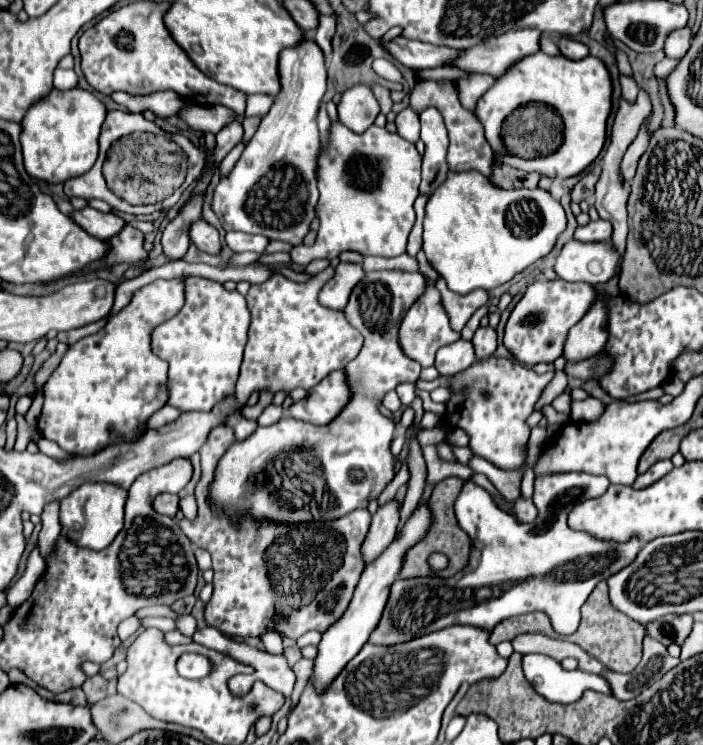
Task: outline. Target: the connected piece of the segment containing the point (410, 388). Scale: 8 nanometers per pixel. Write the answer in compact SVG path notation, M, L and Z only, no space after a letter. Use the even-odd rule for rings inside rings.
M401 384L397 388L397 394L399 394L399 400L403 406L409 406L413 400L415 400L415 384Z

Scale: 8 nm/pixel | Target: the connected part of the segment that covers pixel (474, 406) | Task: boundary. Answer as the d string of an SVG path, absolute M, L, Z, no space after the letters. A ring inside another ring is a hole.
M491 356L487 360L479 360L449 380L451 398L445 402L443 422L469 434L469 448L475 452L475 456L481 456L503 470L515 470L525 460L525 444L529 440L525 420L533 412L539 394L545 390L551 378L553 372L537 374L509 358Z

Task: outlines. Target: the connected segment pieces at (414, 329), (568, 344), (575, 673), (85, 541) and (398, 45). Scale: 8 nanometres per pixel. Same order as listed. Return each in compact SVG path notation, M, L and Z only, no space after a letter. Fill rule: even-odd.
M425 278L425 292L409 308L409 312L405 314L405 318L399 326L399 346L405 356L409 356L411 360L417 360L423 368L427 368L427 366L433 366L435 352L441 346L453 344L455 340L459 340L459 334L449 326L449 318L447 318L443 304L441 304L441 294L435 288L435 280Z
M595 302L593 308L583 316L579 324L569 330L563 346L563 356L567 362L583 362L593 358L605 346L607 334L607 310L603 302Z
M527 654L522 657L522 668L529 684L547 702L573 704L585 690L609 692L605 678L587 674L583 670L565 670L557 660L541 655Z
M84 483L75 492L71 492L67 500L61 500L61 534L83 548L107 548L123 528L123 508L127 495L127 490L114 484Z
M395 36L395 40L383 44L383 48L403 66L411 70L423 70L423 68L437 68L445 66L451 58L459 54L459 50L453 48L439 48L433 44L425 44L419 40L407 40L405 36Z

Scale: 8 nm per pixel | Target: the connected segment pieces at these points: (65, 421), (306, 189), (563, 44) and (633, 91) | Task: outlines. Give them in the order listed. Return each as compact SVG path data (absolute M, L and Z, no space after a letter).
M181 278L155 280L135 290L131 302L117 314L111 314L107 318L107 324L97 334L85 336L79 342L71 344L59 366L43 386L43 410L37 424L43 438L57 442L63 450L77 456L91 456L103 446L137 438L145 430L143 422L167 404L167 392L163 388L167 380L167 362L151 352L151 332L167 318L173 318L183 308L183 304L185 288Z
M305 34L303 42L285 48L279 54L279 80L281 80L281 90L275 96L269 114L263 118L255 136L247 142L247 148L241 154L239 162L215 186L211 210L217 214L225 232L239 230L245 234L263 234L269 240L283 240L297 246L303 242L305 234L309 232L309 224L315 218L315 206L319 200L317 182L315 182L315 166L319 154L317 110L325 94L325 80L327 80L325 56L309 34Z
M561 36L557 40L557 46L559 46L559 52L563 56L571 58L571 60L581 60L581 58L585 58L589 54L589 50L587 50L585 44L581 44L581 42L573 40L573 38L567 38L567 36Z
M621 74L621 76L619 76L619 84L621 84L621 96L623 96L625 100L631 100L631 102L633 102L633 100L637 98L637 92L639 92L633 76Z

